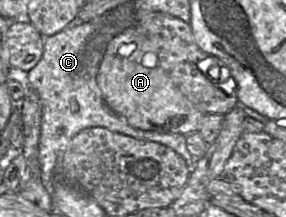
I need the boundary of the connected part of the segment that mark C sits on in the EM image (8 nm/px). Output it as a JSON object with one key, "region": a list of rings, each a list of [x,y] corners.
{"region":[[[76,17],[60,32],[45,37],[44,51],[40,61],[23,74],[25,83],[37,92],[43,106],[38,159],[42,182],[51,196],[54,181],[58,178],[57,167],[60,157],[72,138],[85,128],[103,127],[138,140],[162,144],[179,154],[191,171],[198,160],[187,150],[185,135],[134,128],[123,116],[115,113],[105,103],[96,81],[103,49],[98,48],[94,41],[90,41],[100,28],[102,28],[100,17],[89,22],[82,22]]]}

